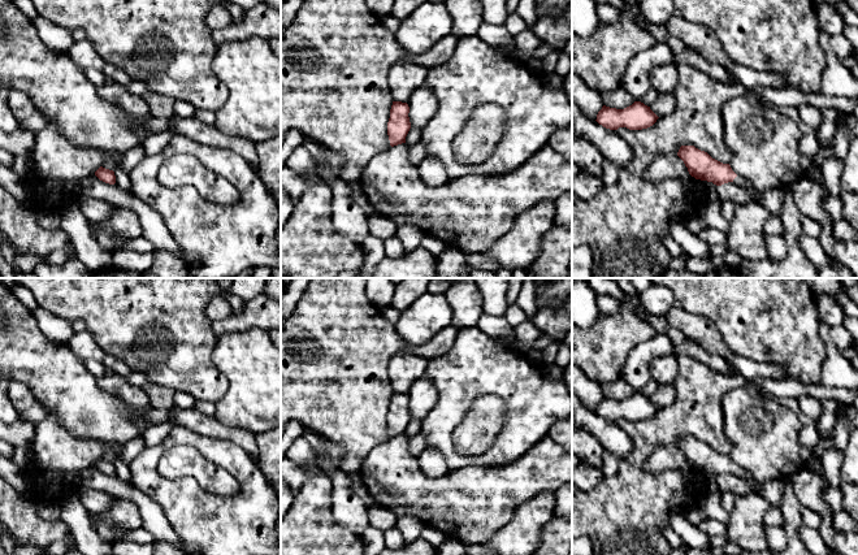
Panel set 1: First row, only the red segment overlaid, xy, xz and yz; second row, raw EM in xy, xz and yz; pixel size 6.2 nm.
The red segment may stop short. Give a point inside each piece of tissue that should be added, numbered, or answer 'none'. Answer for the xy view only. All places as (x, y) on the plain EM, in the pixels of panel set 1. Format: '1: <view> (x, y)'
none

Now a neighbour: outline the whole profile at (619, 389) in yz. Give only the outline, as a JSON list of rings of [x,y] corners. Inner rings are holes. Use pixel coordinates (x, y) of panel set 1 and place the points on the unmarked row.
[[[620,377],[614,382],[601,385],[603,396],[616,400],[624,400],[634,394],[634,390]]]

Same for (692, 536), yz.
[[[681,511],[671,512],[670,526],[689,549],[703,549],[710,545],[710,537],[699,526],[692,524]]]

